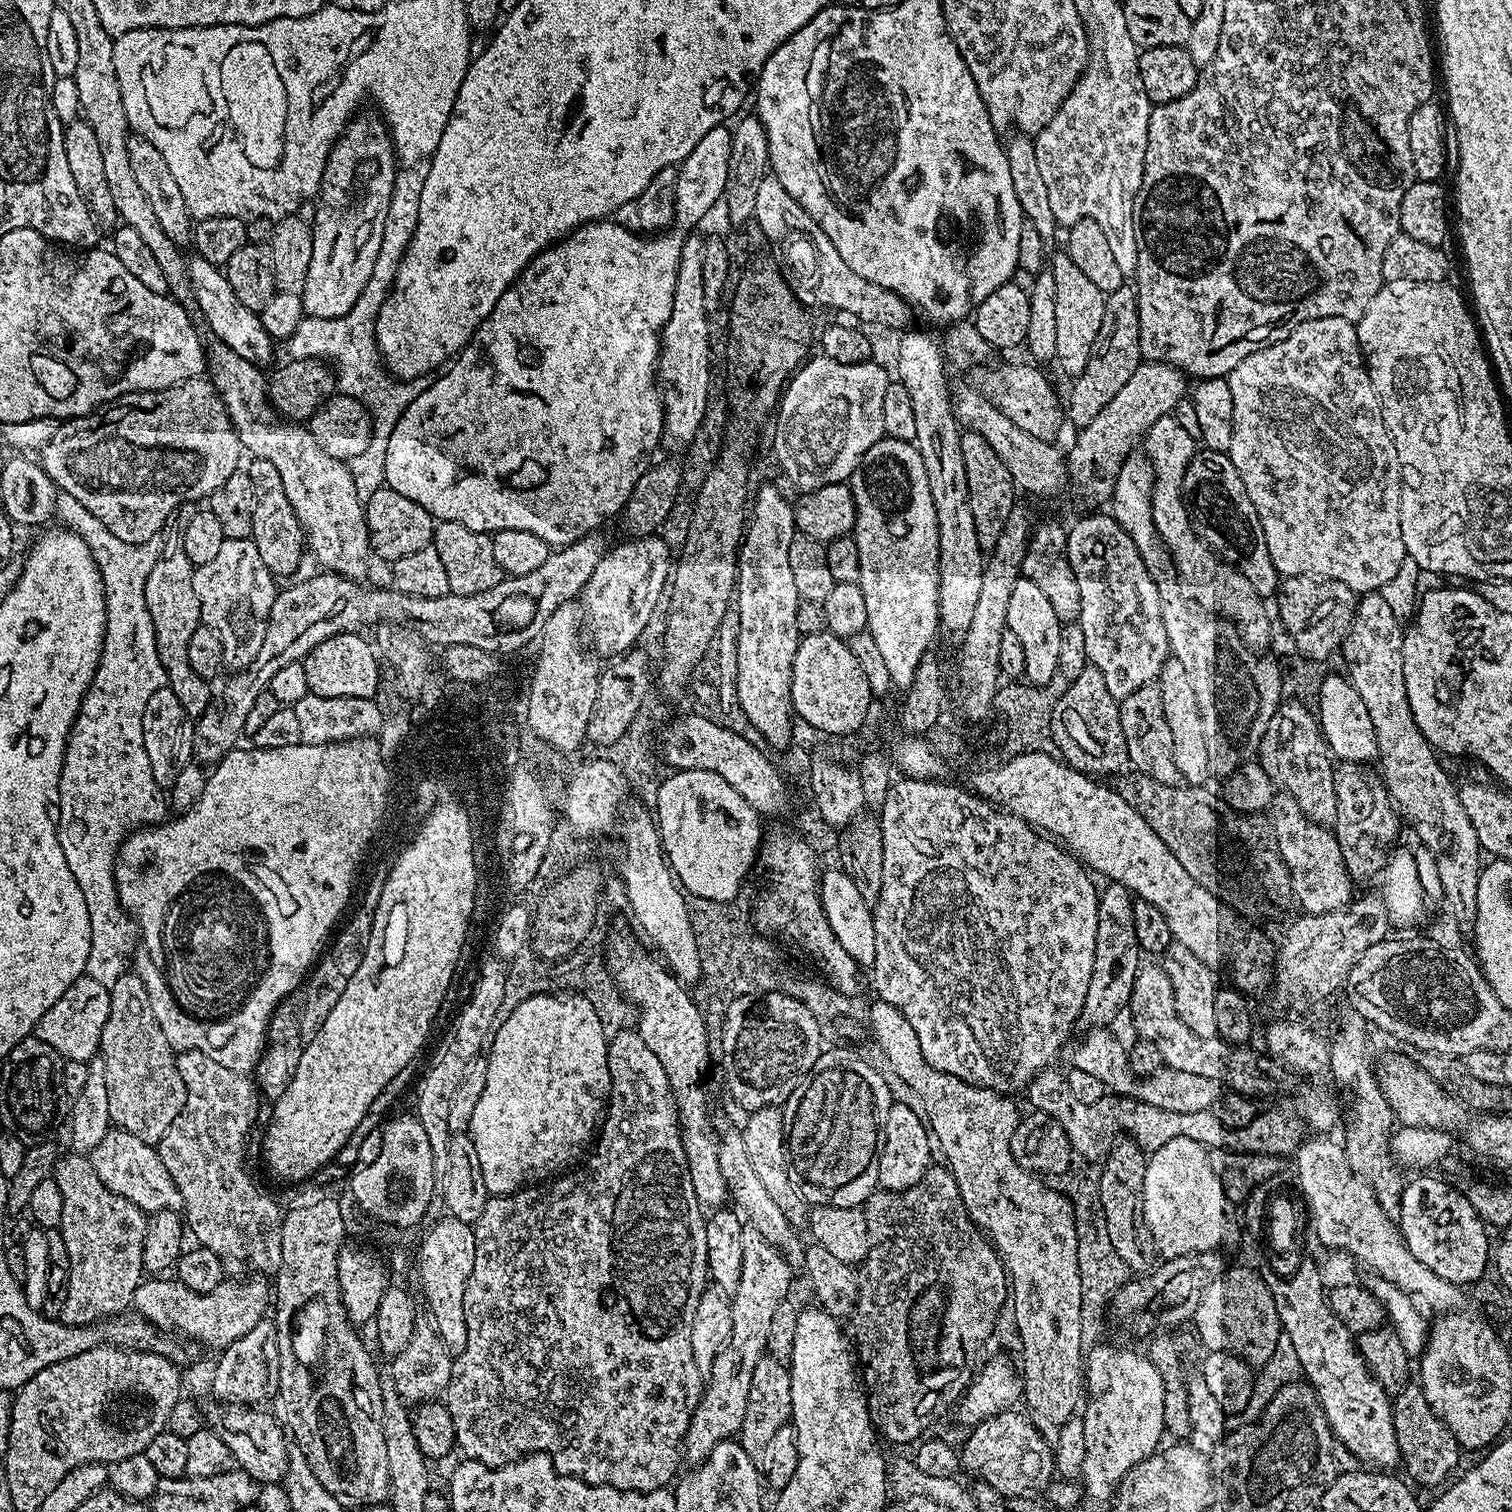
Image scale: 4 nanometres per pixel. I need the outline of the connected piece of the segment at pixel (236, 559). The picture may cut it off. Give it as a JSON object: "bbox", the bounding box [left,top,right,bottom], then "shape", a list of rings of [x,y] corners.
{"bbox":[194,540,278,670],"shape":[[[224,540],[218,555],[210,562],[195,565],[194,594],[200,603],[200,622],[214,630],[220,639],[224,664],[232,670],[243,670],[254,662],[270,618],[270,606],[278,591],[272,572],[266,570],[258,546],[247,540]]]}

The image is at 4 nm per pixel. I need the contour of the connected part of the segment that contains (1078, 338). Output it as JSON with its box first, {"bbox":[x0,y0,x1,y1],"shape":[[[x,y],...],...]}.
{"bbox":[1050,250,1106,378],"shape":[[[1060,250],[1050,260],[1050,269],[1055,281],[1055,366],[1061,368],[1068,378],[1075,378],[1086,370],[1086,362],[1090,362],[1090,350],[1094,350],[1094,338],[1098,338],[1098,330],[1102,327],[1102,310],[1106,293],[1098,290],[1078,266],[1069,258],[1067,251]]]}

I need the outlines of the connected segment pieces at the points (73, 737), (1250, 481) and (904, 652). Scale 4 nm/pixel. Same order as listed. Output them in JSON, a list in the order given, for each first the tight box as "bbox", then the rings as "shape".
[{"bbox":[58,506,170,986],"shape":[[[79,506],[72,508],[68,514],[69,527],[77,531],[90,546],[95,564],[100,568],[108,632],[104,636],[104,649],[96,673],[86,690],[66,742],[60,775],[58,831],[62,854],[66,854],[66,866],[70,866],[70,874],[74,874],[74,880],[86,898],[86,910],[90,910],[90,958],[86,958],[86,975],[94,978],[94,982],[110,986],[133,967],[133,956],[138,949],[137,937],[132,937],[134,921],[125,912],[116,894],[116,854],[129,834],[145,826],[161,823],[170,812],[165,789],[154,782],[154,770],[150,770],[150,758],[146,758],[146,746],[142,738],[142,710],[146,710],[150,694],[166,684],[164,667],[158,658],[154,622],[150,618],[150,610],[146,610],[145,598],[146,580],[160,556],[163,539],[156,537],[140,544],[124,542],[110,533],[94,515]]]},{"bbox":[1226,318,1406,594],"shape":[[[1314,318],[1313,320],[1302,322],[1293,328],[1292,333],[1285,340],[1279,340],[1262,350],[1258,350],[1254,354],[1250,354],[1250,358],[1242,358],[1242,362],[1238,362],[1238,366],[1234,366],[1234,370],[1228,373],[1226,379],[1230,386],[1230,398],[1234,398],[1234,430],[1230,438],[1230,450],[1227,454],[1234,462],[1238,474],[1242,474],[1242,482],[1246,486],[1246,494],[1250,494],[1250,502],[1254,502],[1254,510],[1258,510],[1258,518],[1262,522],[1262,530],[1266,538],[1266,546],[1270,550],[1270,558],[1274,562],[1276,569],[1280,571],[1281,577],[1314,576],[1321,580],[1337,580],[1346,586],[1350,586],[1350,590],[1357,594],[1374,592],[1384,587],[1386,582],[1390,581],[1390,578],[1393,578],[1394,574],[1397,573],[1406,555],[1404,543],[1402,542],[1402,518],[1400,517],[1400,463],[1398,462],[1398,450],[1394,450],[1394,442],[1384,425],[1378,394],[1372,388],[1364,353],[1360,351],[1356,324],[1346,318]]]},{"bbox":[850,436,940,690],"shape":[[[885,436],[883,440],[874,442],[870,450],[860,457],[858,466],[852,471],[850,481],[854,506],[856,507],[856,526],[854,539],[858,546],[858,566],[860,567],[860,579],[858,581],[862,595],[866,600],[866,618],[868,625],[866,631],[874,638],[878,650],[886,662],[886,670],[890,670],[893,689],[903,690],[914,682],[914,670],[918,670],[918,662],[933,647],[932,639],[938,633],[940,621],[940,607],[938,606],[938,582],[940,581],[940,539],[938,538],[938,518],[934,510],[934,498],[930,494],[930,478],[926,478],[926,466],[922,466],[922,454],[918,454],[915,443],[910,440],[895,440]]]}]

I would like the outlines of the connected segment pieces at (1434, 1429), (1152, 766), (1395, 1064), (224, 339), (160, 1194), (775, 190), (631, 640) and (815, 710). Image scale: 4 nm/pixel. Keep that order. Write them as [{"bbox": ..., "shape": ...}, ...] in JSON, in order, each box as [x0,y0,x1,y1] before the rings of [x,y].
[{"bbox":[1391,1383,1462,1488],"shape":[[[1419,1383],[1405,1384],[1391,1397],[1391,1402],[1400,1464],[1408,1471],[1407,1479],[1413,1485],[1421,1484],[1424,1488],[1432,1488],[1440,1483],[1443,1485],[1453,1475],[1451,1472],[1460,1464],[1460,1455],[1462,1455],[1460,1443],[1454,1438],[1454,1434],[1450,1434],[1450,1430],[1440,1419],[1440,1415],[1432,1409],[1430,1402],[1426,1402],[1426,1394],[1420,1389]]]},{"bbox":[1119,683,1184,786],"shape":[[[1155,683],[1134,690],[1125,700],[1119,701],[1122,734],[1126,734],[1126,750],[1129,765],[1135,771],[1162,782],[1162,786],[1184,784],[1178,766],[1174,766],[1174,742],[1170,739],[1170,726],[1166,726],[1166,714],[1162,714],[1162,694]]]},{"bbox":[1378,1057,1465,1134],"shape":[[[1390,1057],[1381,1068],[1379,1065],[1378,1079],[1382,1094],[1392,1108],[1393,1117],[1401,1125],[1410,1128],[1441,1128],[1453,1134],[1463,1130],[1465,1105],[1447,1092],[1426,1070],[1420,1068],[1415,1059]]]},{"bbox":[188,256,275,367],"shape":[[[194,256],[189,259],[188,278],[193,301],[196,300],[211,332],[215,335],[213,337],[256,367],[266,367],[274,354],[275,343],[262,326],[259,313],[243,306],[239,301],[238,294],[231,289],[223,271],[217,265]]]},{"bbox":[90,1127,184,1214],"shape":[[[113,1127],[98,1146],[90,1153],[90,1159],[98,1178],[114,1194],[134,1202],[146,1214],[183,1209],[184,1203],[176,1189],[176,1183],[170,1178],[166,1166],[162,1166],[159,1151],[153,1145],[134,1138],[124,1128]]]},{"bbox":[754,174,909,328],"shape":[[[766,174],[762,182],[758,182],[758,198],[754,198],[754,210],[755,223],[759,224],[762,234],[766,234],[768,239],[767,251],[801,304],[811,310],[837,308],[868,324],[881,324],[884,328],[905,327],[903,324],[908,320],[909,305],[889,288],[866,282],[866,278],[854,274],[854,270],[846,266],[842,254],[834,250],[834,242],[826,238],[818,222],[814,222],[814,218],[802,210],[800,203],[790,198],[786,186],[782,186],[776,176]]]},{"bbox":[578,535,670,658],"shape":[[[659,535],[628,538],[625,544],[609,547],[608,553],[598,562],[594,568],[594,574],[590,574],[590,580],[586,582],[578,597],[579,607],[582,609],[583,619],[586,621],[586,636],[592,639],[595,655],[603,658],[619,658],[631,649],[637,647],[636,639],[648,628],[656,607],[661,607],[662,597],[666,592],[666,585],[670,580],[670,549],[668,544]]]},{"bbox":[792,630,874,736],"shape":[[[827,630],[801,639],[792,667],[792,711],[812,728],[844,736],[856,732],[868,720],[868,708],[874,697],[858,666],[858,658],[848,648],[847,639],[840,639]]]}]

